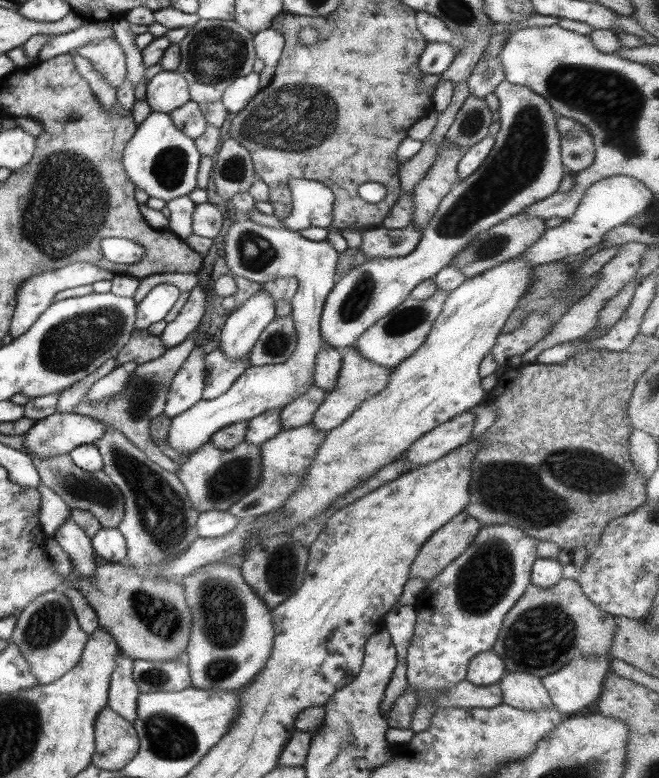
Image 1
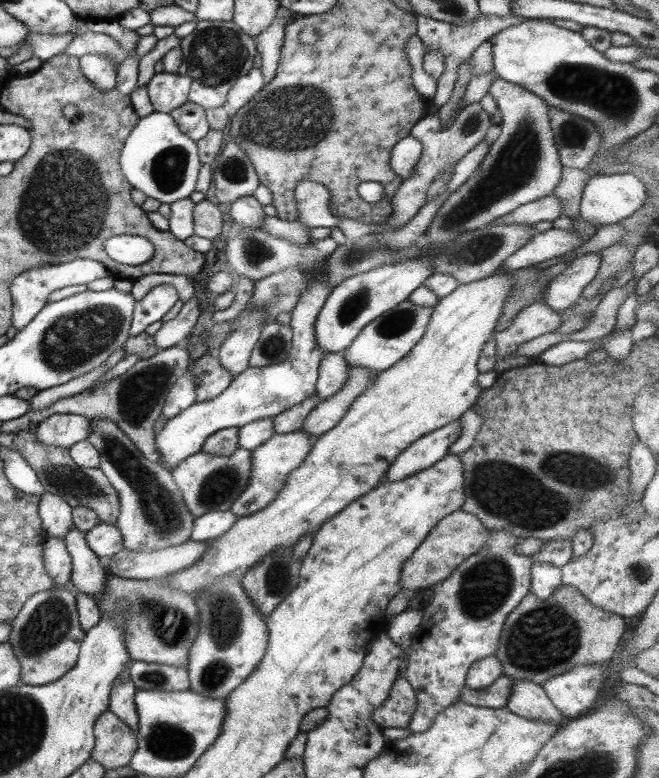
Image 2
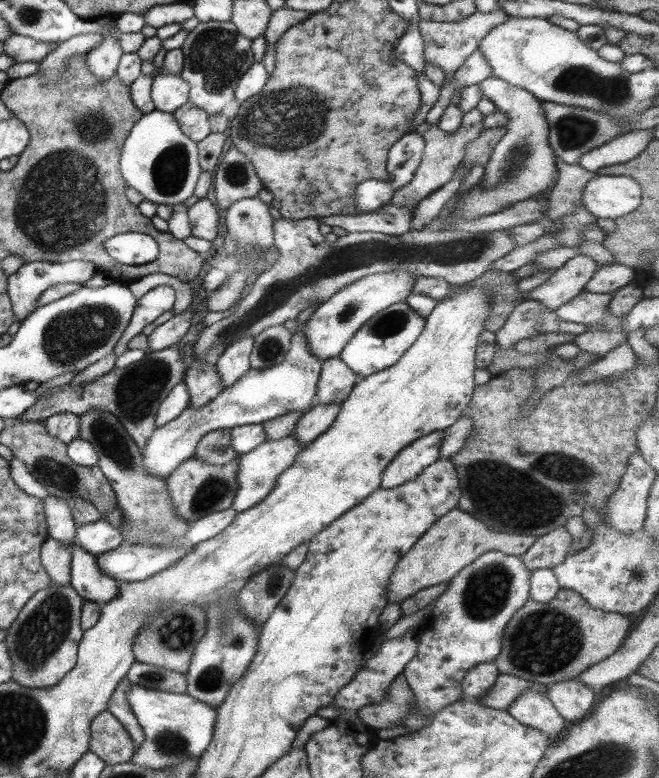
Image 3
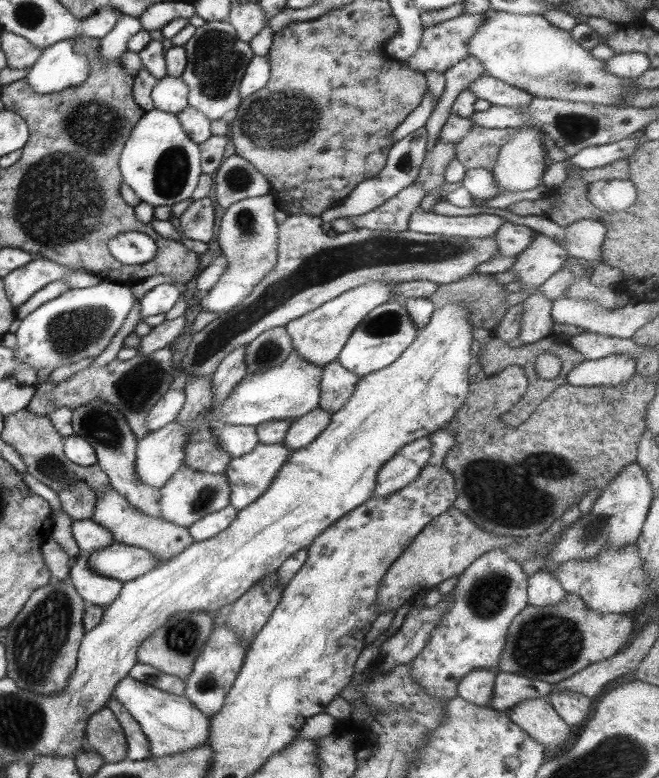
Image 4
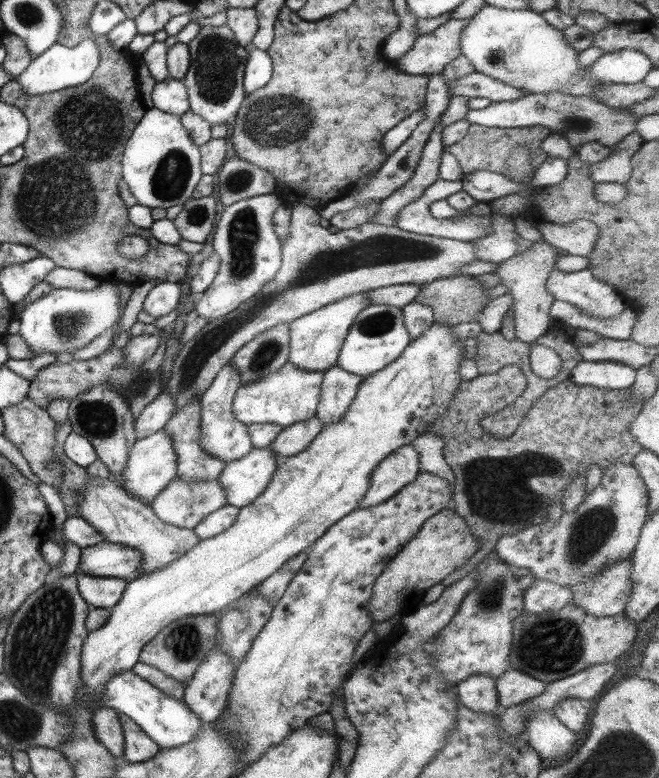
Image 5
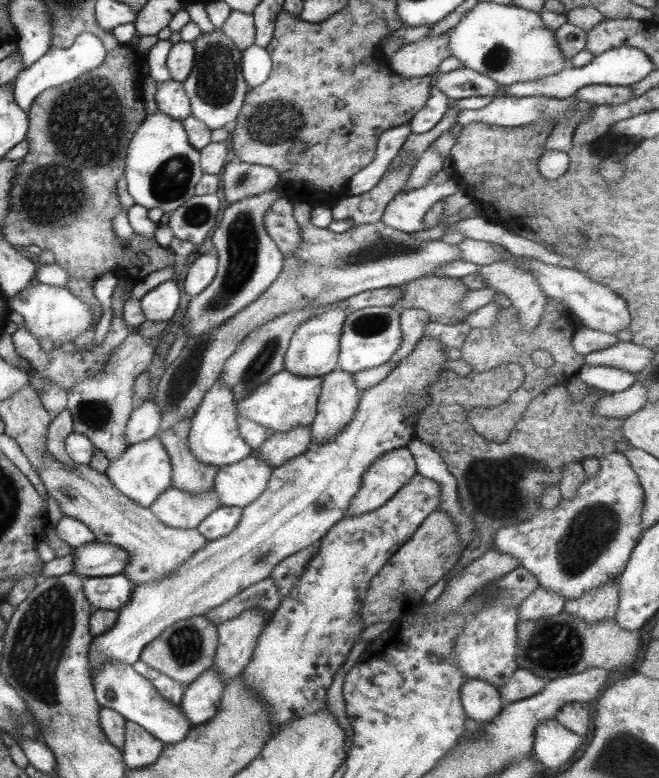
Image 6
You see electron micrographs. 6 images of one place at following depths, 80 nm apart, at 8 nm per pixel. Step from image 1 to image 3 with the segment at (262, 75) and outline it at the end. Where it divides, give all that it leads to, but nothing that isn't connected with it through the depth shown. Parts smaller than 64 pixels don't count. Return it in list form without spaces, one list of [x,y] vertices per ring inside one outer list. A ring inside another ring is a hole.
[[[283,5],[281,8],[274,10],[267,23],[265,32],[262,34],[266,47],[262,59],[263,67],[267,71],[267,76],[273,73],[275,65],[275,47],[281,35],[294,24],[301,22],[310,15],[309,12],[302,10],[293,10]]]

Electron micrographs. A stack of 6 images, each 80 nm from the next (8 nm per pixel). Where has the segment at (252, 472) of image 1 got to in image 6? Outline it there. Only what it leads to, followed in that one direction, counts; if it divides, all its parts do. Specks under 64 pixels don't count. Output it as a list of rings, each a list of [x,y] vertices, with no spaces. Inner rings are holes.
[[[170,486],[148,507],[161,524],[171,528],[195,529],[220,504],[213,487],[191,494]]]

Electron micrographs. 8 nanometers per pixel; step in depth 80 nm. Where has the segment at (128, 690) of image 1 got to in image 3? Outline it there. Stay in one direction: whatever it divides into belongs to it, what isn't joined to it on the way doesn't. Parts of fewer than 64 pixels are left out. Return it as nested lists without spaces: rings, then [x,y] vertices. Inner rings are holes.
[[[121,678],[121,682],[117,682],[117,686],[111,693],[106,710],[109,711],[127,731],[127,734],[132,738],[136,748],[141,744],[144,734],[137,722],[136,716],[130,709],[129,703],[126,699],[126,692],[130,688],[130,683],[127,678]]]

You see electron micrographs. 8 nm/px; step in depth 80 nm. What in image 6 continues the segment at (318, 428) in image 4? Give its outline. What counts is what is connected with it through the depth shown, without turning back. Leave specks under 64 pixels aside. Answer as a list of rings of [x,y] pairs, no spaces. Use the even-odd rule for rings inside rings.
[[[309,427],[277,432],[267,438],[259,449],[253,450],[253,455],[274,469],[282,466],[290,458],[303,454],[309,446],[309,439],[311,439]]]

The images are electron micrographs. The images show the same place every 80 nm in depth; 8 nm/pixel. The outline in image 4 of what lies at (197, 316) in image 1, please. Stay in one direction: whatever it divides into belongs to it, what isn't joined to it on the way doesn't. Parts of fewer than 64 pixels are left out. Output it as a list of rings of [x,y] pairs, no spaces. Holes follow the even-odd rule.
[[[183,315],[173,320],[165,319],[159,326],[152,327],[150,332],[140,337],[140,346],[136,349],[138,355],[146,355],[161,348],[168,347],[181,334],[185,326]]]

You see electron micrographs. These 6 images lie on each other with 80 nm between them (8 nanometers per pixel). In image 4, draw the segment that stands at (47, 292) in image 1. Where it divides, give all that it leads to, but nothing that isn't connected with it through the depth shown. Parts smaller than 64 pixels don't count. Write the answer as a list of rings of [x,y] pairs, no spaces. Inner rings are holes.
[[[35,256],[31,262],[9,271],[1,278],[7,300],[15,310],[23,302],[27,302],[33,296],[33,292],[41,290],[49,282],[62,280],[64,274],[72,272],[74,269],[86,272],[83,267],[73,268]]]

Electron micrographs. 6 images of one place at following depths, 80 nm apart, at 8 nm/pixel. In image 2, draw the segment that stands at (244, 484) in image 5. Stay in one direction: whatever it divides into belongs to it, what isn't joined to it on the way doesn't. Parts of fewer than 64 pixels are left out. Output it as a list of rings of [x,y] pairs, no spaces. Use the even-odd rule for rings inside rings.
[[[295,431],[288,434],[273,434],[269,440],[251,451],[251,467],[249,467],[249,481],[245,490],[234,499],[230,511],[236,516],[246,516],[258,510],[263,510],[274,498],[277,498],[282,487],[285,486],[287,475],[297,469],[308,456],[314,444],[312,436],[305,432]]]

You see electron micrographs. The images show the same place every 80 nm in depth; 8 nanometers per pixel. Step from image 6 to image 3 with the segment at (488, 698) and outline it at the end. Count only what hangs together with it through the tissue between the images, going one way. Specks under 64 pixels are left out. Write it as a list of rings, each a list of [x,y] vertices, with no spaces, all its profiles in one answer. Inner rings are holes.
[[[494,661],[472,666],[461,680],[463,698],[475,701],[483,696],[499,676]]]

